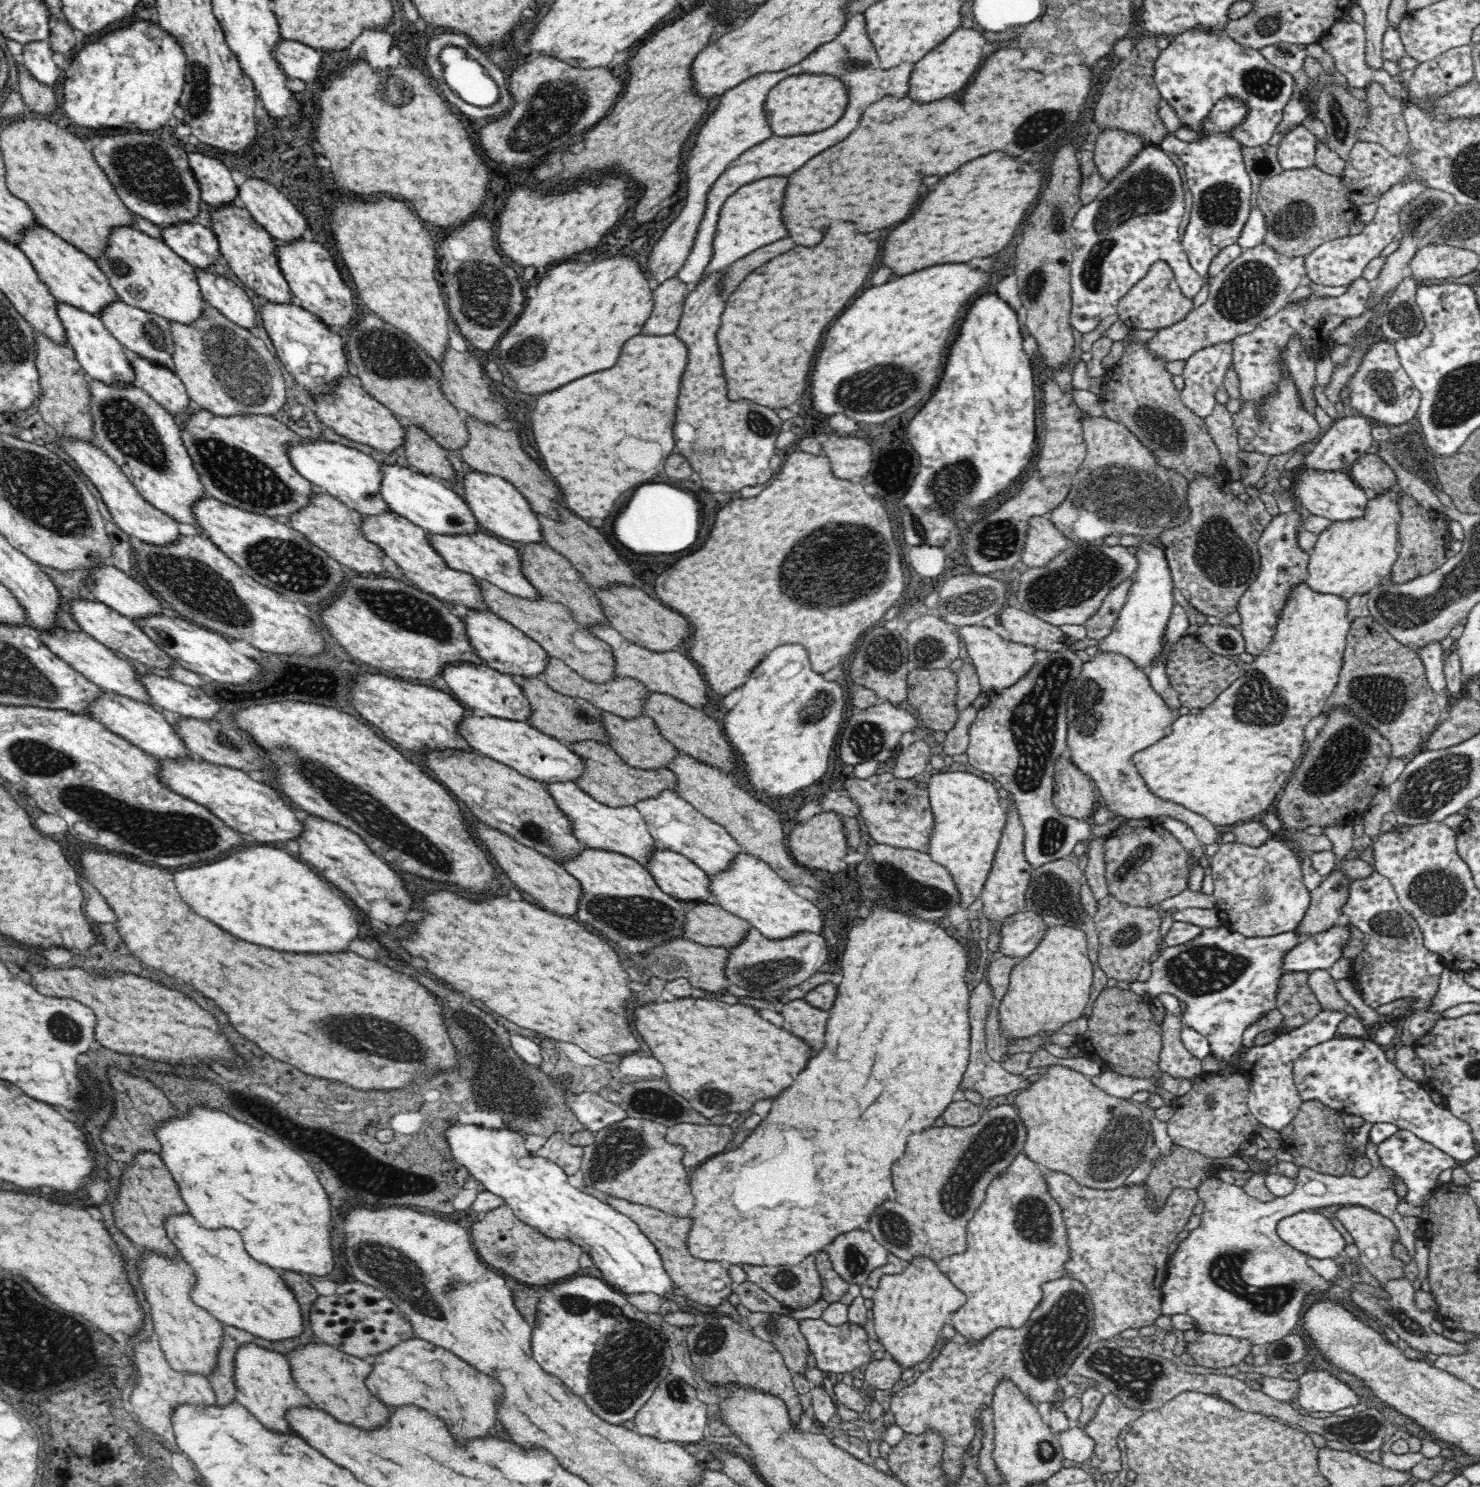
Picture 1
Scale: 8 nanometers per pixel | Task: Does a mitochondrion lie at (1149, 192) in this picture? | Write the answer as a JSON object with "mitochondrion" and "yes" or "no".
{"mitochondrion":"yes"}

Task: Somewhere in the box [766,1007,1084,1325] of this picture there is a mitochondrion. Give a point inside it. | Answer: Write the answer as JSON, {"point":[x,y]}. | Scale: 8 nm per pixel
{"point":[996,1139]}

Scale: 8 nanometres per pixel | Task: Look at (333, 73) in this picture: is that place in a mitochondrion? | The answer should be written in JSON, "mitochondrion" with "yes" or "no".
{"mitochondrion":"no"}

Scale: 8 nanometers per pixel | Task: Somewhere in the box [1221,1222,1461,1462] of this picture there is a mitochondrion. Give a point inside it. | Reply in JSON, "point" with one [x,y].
{"point":[1362,1430]}

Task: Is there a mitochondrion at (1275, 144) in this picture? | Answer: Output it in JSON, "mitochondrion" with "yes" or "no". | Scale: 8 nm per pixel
{"mitochondrion":"no"}

